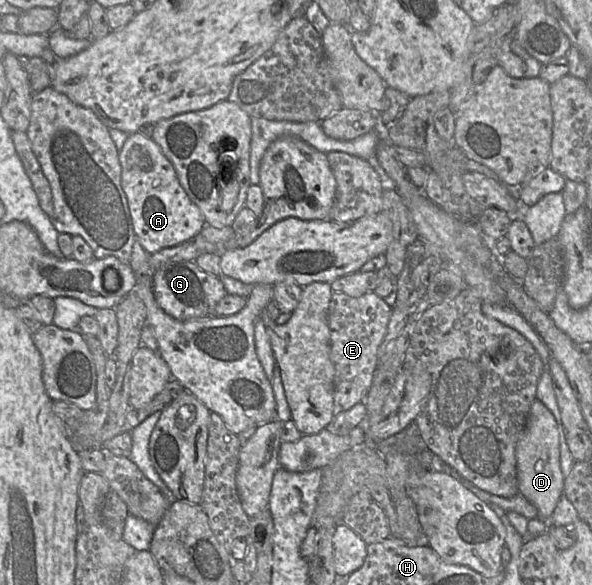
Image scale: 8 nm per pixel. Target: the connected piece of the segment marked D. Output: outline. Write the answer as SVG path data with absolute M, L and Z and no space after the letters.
M536 398L531 403L524 431L516 446L516 460L519 493L537 508L537 518L549 520L563 495L565 476L560 466L560 439L556 419Z

